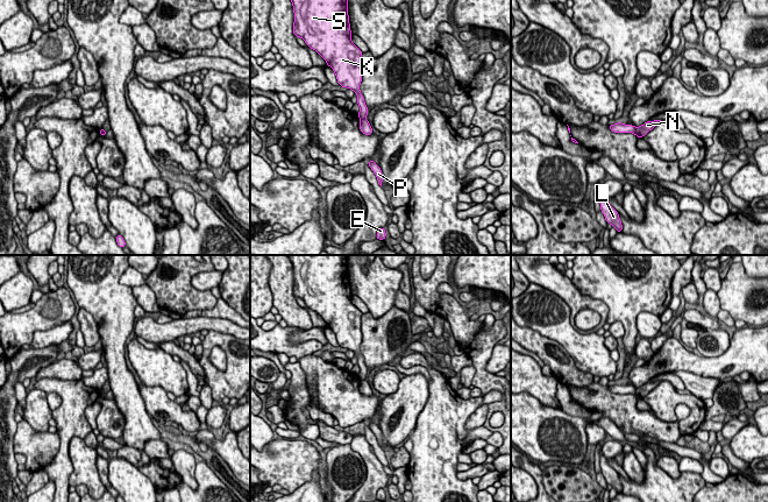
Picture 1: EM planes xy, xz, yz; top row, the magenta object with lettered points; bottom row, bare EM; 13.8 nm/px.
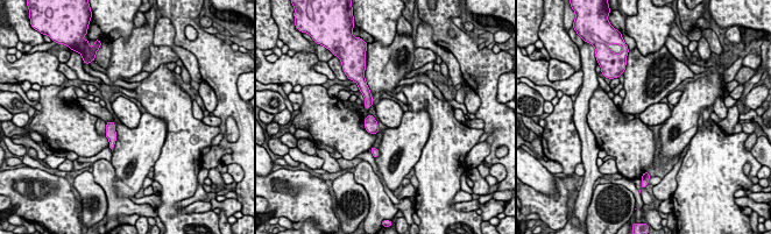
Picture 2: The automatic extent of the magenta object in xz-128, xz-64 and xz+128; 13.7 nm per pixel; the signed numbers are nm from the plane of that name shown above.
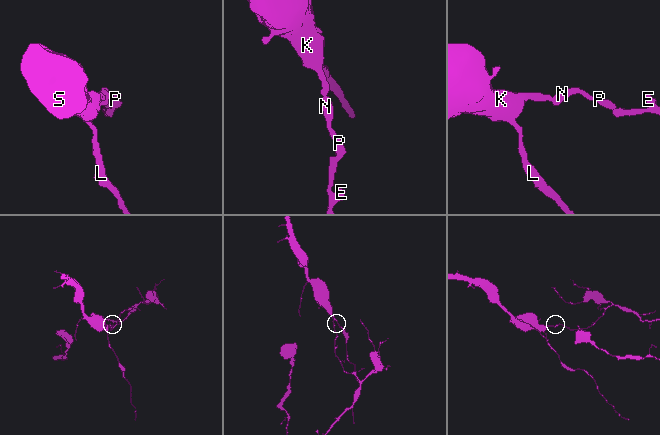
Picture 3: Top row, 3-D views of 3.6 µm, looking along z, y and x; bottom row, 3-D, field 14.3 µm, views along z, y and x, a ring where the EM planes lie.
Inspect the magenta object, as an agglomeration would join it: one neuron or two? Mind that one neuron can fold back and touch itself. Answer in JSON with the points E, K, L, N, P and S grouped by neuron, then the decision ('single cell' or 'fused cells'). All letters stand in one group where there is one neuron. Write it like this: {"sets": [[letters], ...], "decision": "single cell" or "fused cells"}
{"sets": [["E", "N", "P"], ["K", "L", "S"]], "decision": "fused cells"}

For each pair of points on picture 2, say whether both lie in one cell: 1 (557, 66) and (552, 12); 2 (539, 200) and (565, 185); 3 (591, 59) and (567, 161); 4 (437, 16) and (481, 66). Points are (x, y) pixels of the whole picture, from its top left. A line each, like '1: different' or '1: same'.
1: different
2: same
3: different
4: same

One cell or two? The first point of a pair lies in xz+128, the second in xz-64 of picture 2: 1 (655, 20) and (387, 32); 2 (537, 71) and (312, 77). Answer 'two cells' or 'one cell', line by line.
1: one cell
2: one cell

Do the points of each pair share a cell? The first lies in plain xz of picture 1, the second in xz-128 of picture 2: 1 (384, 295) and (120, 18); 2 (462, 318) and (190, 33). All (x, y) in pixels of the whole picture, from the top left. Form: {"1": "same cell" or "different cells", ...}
{"1": "same cell", "2": "different cells"}

